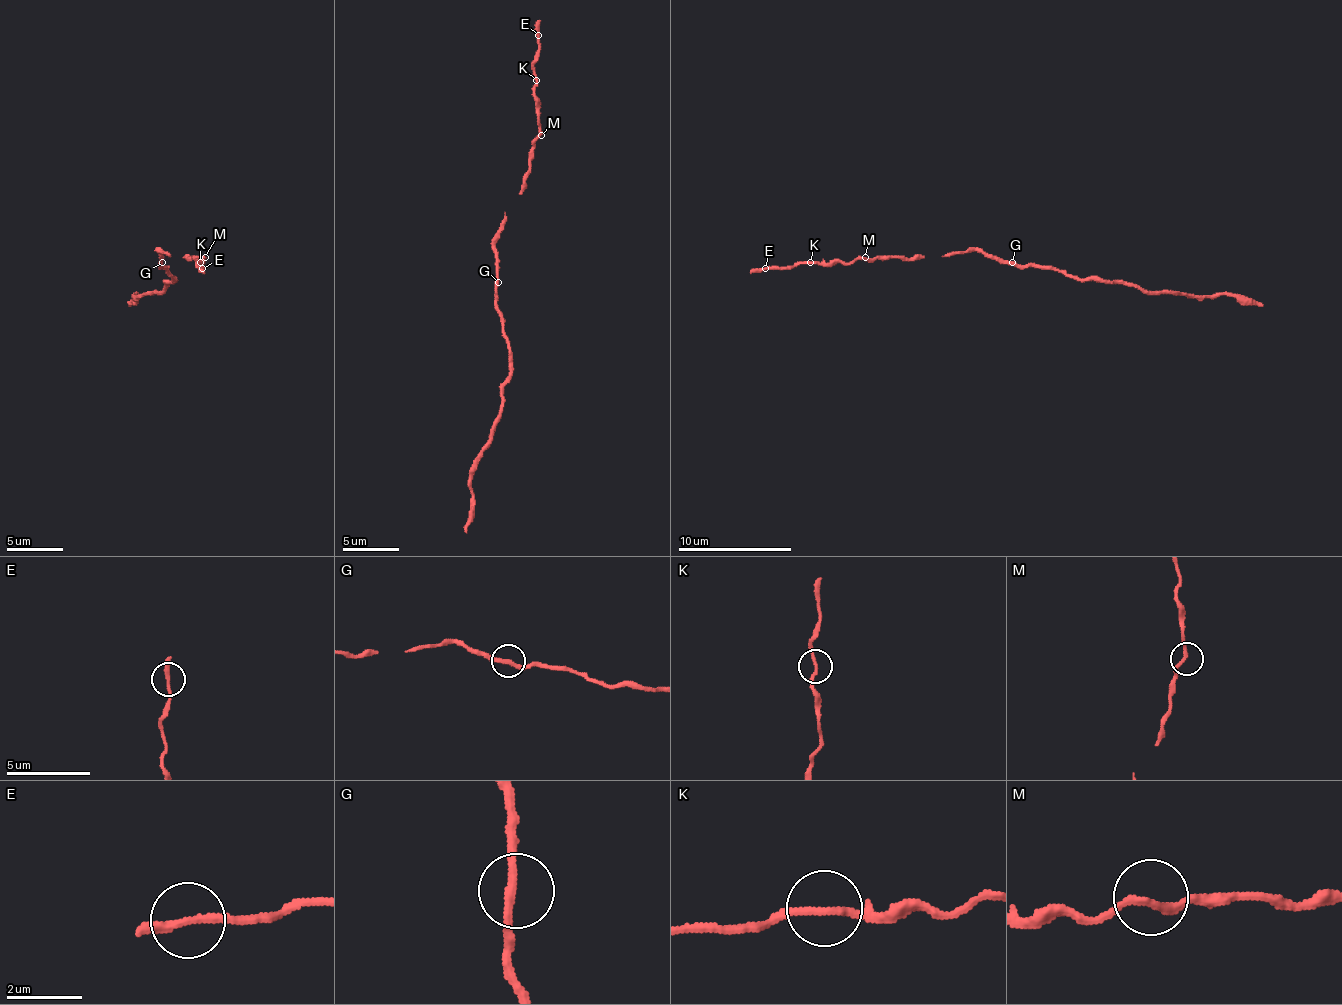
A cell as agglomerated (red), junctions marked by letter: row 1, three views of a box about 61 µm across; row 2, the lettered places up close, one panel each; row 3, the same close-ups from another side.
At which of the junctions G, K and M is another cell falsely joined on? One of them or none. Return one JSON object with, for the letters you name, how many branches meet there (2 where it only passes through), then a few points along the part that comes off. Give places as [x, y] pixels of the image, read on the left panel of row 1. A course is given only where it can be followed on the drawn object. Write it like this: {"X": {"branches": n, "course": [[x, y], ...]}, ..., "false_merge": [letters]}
{"false_merge": []}

